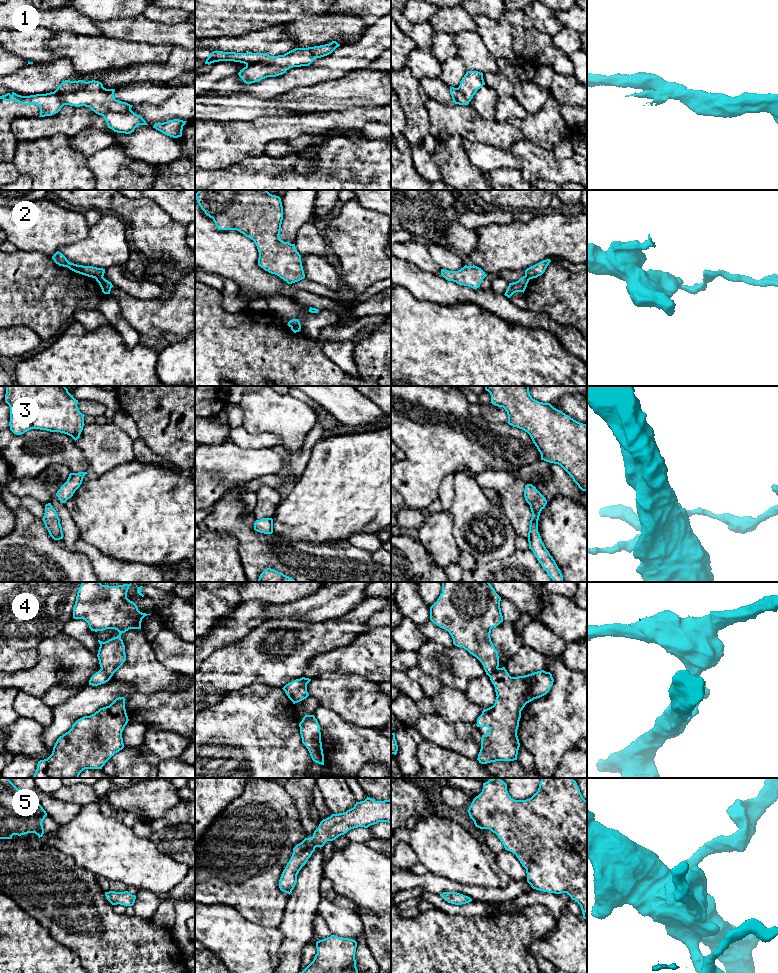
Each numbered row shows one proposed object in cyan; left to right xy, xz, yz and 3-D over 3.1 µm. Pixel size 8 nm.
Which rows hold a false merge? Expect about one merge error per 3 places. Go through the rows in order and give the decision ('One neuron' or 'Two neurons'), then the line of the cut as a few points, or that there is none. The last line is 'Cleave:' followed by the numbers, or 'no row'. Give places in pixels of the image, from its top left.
1: One neuron. No split
2: Two neurons. Split along xy (102, 276), (95, 278)
3: One neuron. No split
4: Two neurons. Split along xy (100, 669), (111, 676)
5: One neuron. No split
Cleave: 2, 4

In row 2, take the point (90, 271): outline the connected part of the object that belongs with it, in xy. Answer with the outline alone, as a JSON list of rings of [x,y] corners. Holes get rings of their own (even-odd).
[[[57,251],[53,256],[52,259],[56,264],[59,266],[67,267],[70,270],[88,276],[92,278],[102,278],[105,273],[105,269],[97,268],[93,266],[83,266],[71,263],[67,260],[67,258],[59,251]]]

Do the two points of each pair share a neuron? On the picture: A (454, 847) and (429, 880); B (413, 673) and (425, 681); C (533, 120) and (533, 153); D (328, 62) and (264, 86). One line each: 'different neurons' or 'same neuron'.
A: different neurons
B: same neuron
C: different neurons
D: same neuron

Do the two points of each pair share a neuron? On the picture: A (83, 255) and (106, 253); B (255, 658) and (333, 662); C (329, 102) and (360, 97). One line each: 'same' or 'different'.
A: same
B: different
C: same

